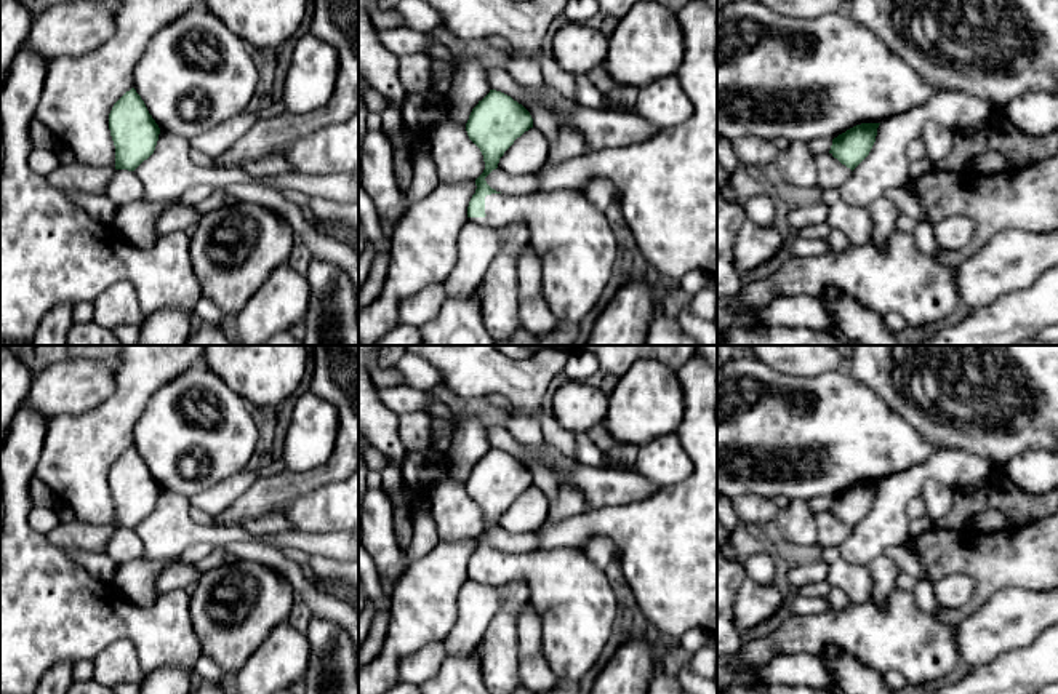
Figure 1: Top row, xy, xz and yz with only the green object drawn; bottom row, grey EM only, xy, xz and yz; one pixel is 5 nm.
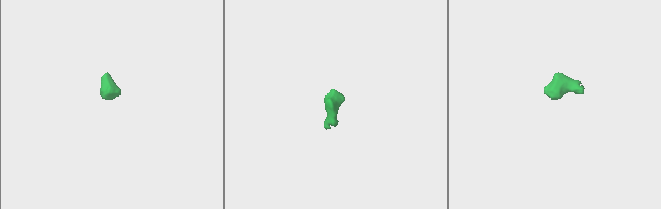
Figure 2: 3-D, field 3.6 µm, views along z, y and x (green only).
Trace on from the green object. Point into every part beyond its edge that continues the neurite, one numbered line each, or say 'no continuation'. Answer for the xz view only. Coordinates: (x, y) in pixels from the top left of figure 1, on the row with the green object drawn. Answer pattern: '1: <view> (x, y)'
1: xz (577, 248)

